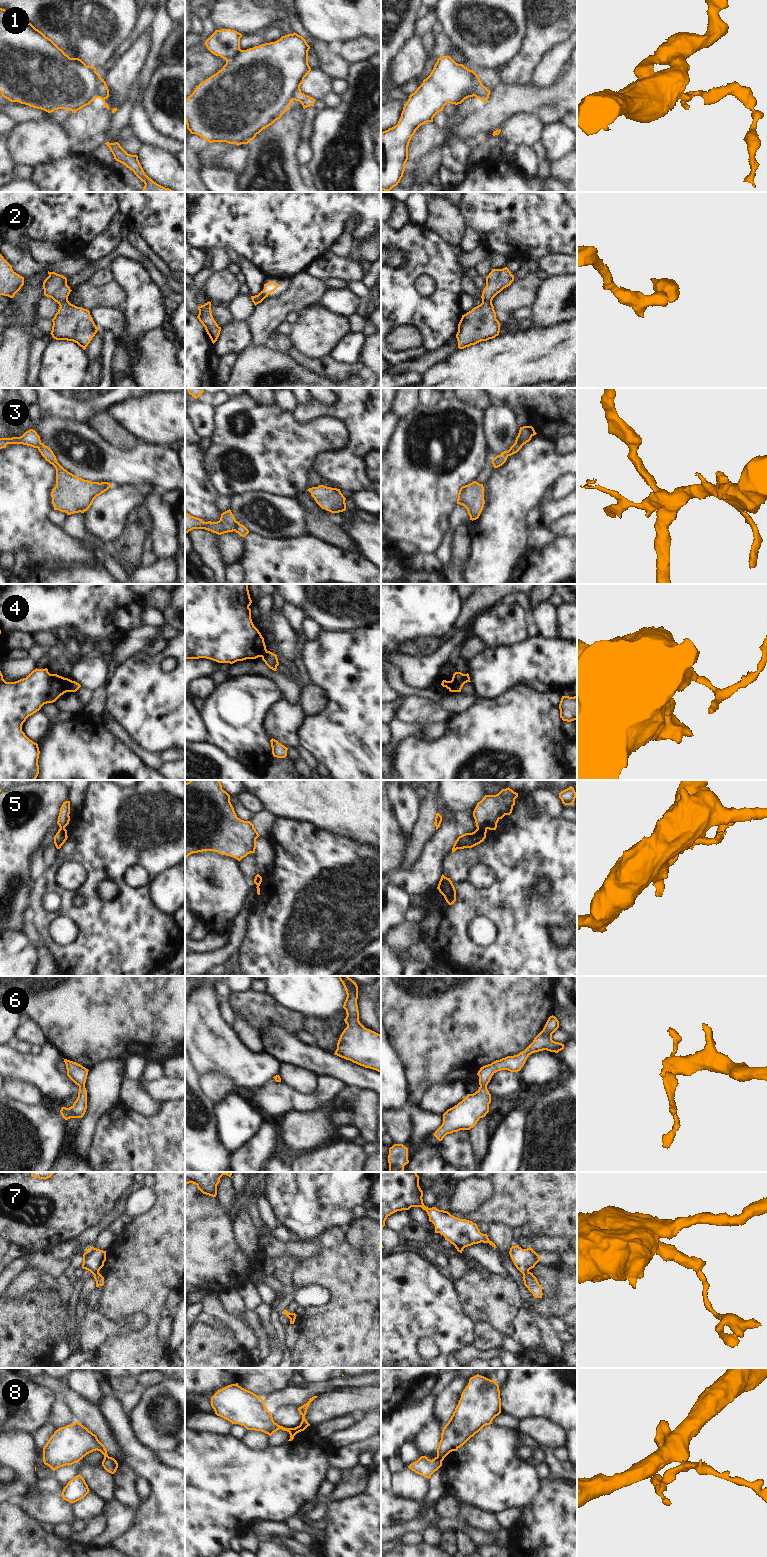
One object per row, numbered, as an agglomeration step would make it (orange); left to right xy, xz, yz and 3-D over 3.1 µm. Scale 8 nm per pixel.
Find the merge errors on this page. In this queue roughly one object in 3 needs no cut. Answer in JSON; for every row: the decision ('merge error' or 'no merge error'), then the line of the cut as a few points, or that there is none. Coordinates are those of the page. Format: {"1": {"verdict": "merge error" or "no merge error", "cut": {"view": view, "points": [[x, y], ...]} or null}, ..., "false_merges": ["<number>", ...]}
{"1": {"verdict": "merge error", "cut": {"view": "xy", "points": [[104, 81], [97, 91], [97, 97]]}}, "2": {"verdict": "no merge error", "cut": null}, "3": {"verdict": "merge error", "cut": {"view": "xz", "points": [[236, 521], [233, 530]]}}, "4": {"verdict": "merge error", "cut": {"view": "xy", "points": [[67, 679], [69, 691]]}}, "5": {"verdict": "merge error", "cut": {"view": "yz", "points": [[477, 828], [486, 829]]}}, "6": {"verdict": "no merge error", "cut": null}, "7": {"verdict": "merge error", "cut": {"view": "yz", "points": [[528, 1271], [523, 1274]]}}, "8": {"verdict": "merge error", "cut": {"view": "xz", "points": [[300, 1424], [306, 1427]]}}, "false_merges": ["1", "3", "4", "5", "7", "8"]}

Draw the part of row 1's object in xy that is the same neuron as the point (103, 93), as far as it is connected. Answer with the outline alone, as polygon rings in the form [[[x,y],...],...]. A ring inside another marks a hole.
[[[106,82],[101,84],[100,89],[97,91],[98,98],[105,101],[109,97],[109,89]]]

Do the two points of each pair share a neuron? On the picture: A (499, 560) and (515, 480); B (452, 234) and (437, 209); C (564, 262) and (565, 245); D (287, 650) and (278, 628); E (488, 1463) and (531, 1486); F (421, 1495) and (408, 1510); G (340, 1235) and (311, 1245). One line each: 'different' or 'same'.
A: same
B: same
C: different
D: same
E: same
F: different
G: different

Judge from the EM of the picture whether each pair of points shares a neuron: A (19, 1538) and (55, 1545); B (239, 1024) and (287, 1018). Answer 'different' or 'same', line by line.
A: same
B: different

